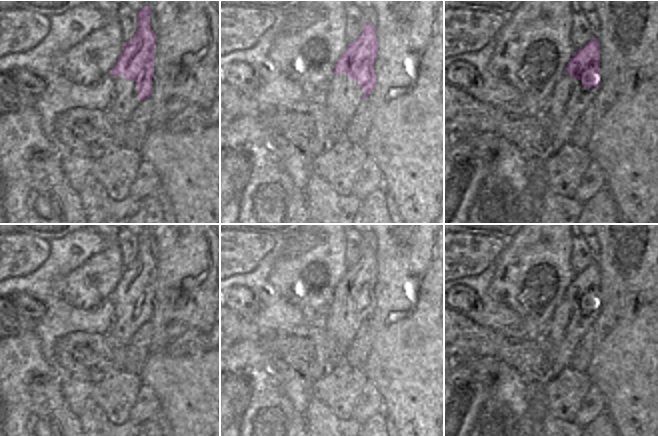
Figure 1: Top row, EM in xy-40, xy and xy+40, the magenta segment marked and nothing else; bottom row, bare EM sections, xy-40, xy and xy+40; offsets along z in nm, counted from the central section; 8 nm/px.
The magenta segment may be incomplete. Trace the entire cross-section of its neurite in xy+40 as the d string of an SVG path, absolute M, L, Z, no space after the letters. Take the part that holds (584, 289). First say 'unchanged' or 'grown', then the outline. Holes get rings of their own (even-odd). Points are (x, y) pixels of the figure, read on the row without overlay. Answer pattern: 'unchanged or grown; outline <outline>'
grown; outline M593 262L585 270L576 274L564 293L563 301L556 307L552 319L546 331L546 337L552 347L552 365L543 378L541 384L545 384L567 366L570 366L572 353L592 325L600 311L600 269L598 262Z

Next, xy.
grown; outline M364 247L358 263L348 268L346 275L334 289L334 298L325 316L324 329L339 350L348 350L362 324L368 322L374 313L377 277L376 252Z

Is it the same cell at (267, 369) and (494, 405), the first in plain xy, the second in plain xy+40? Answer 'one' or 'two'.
one

